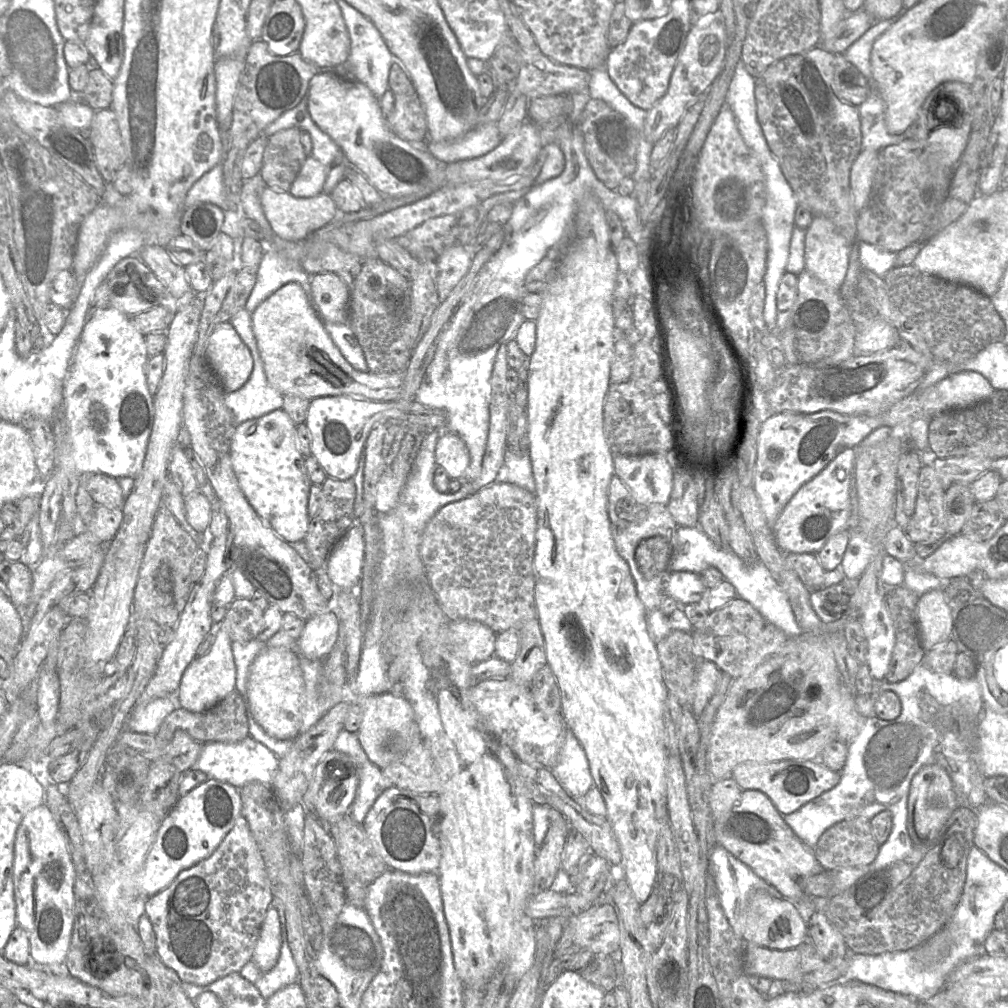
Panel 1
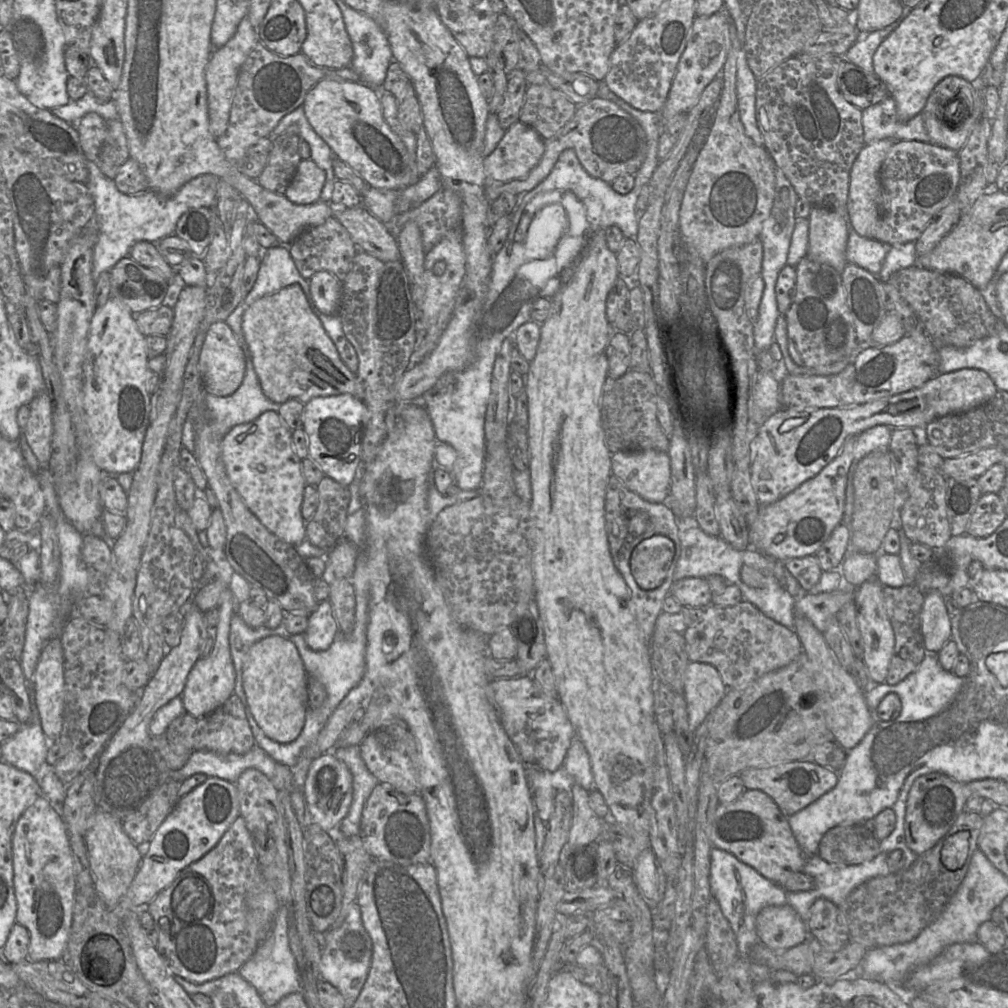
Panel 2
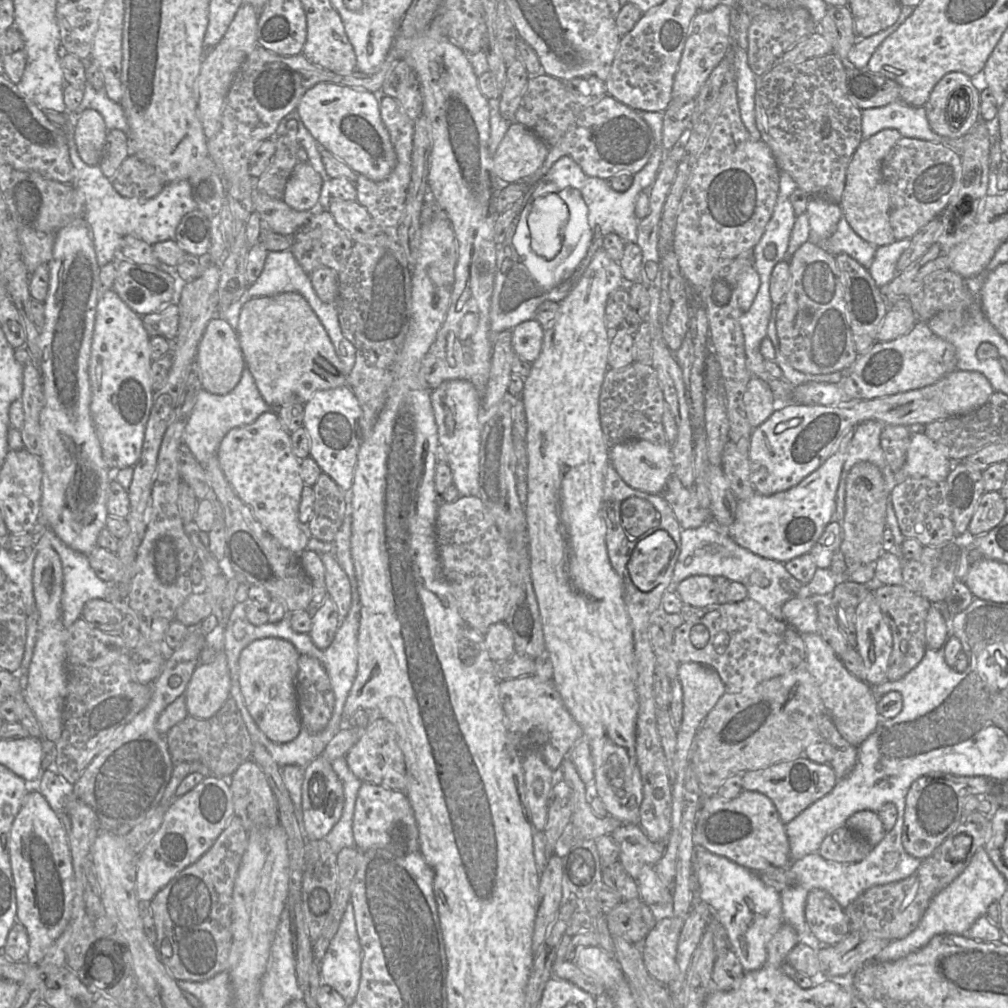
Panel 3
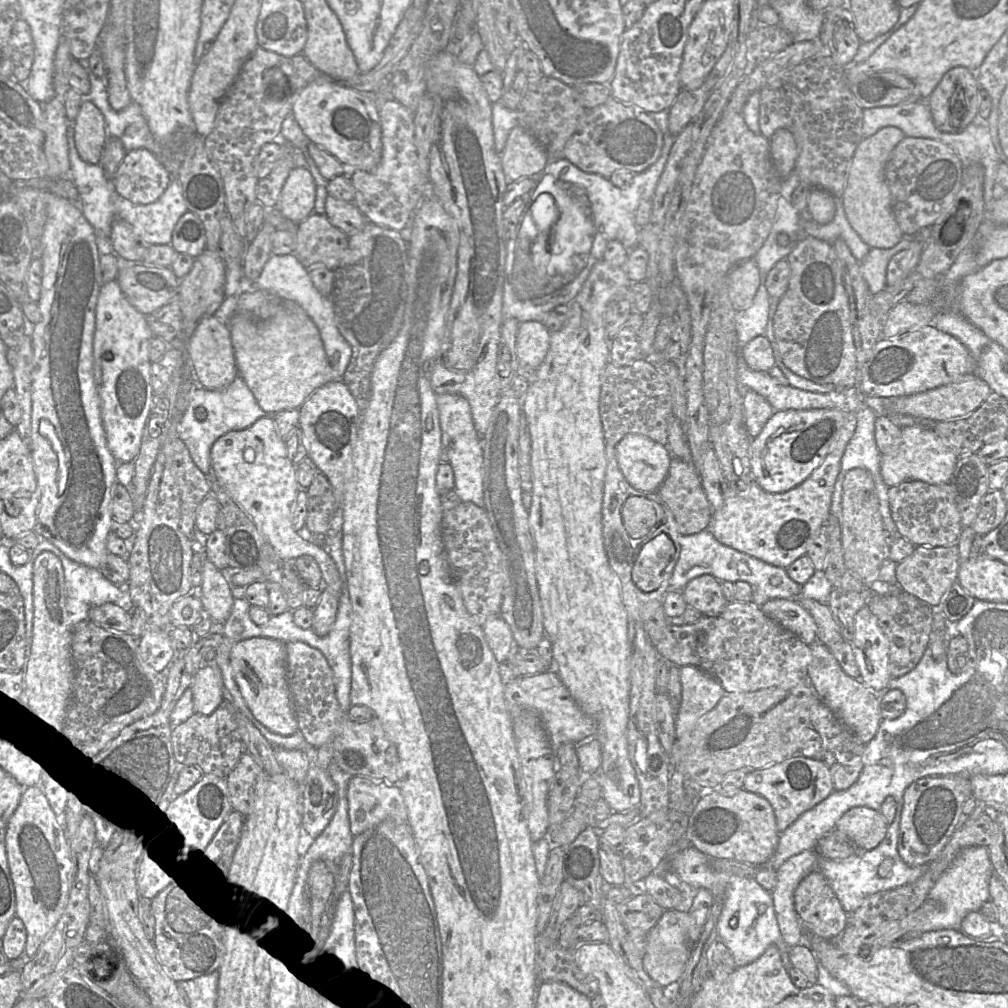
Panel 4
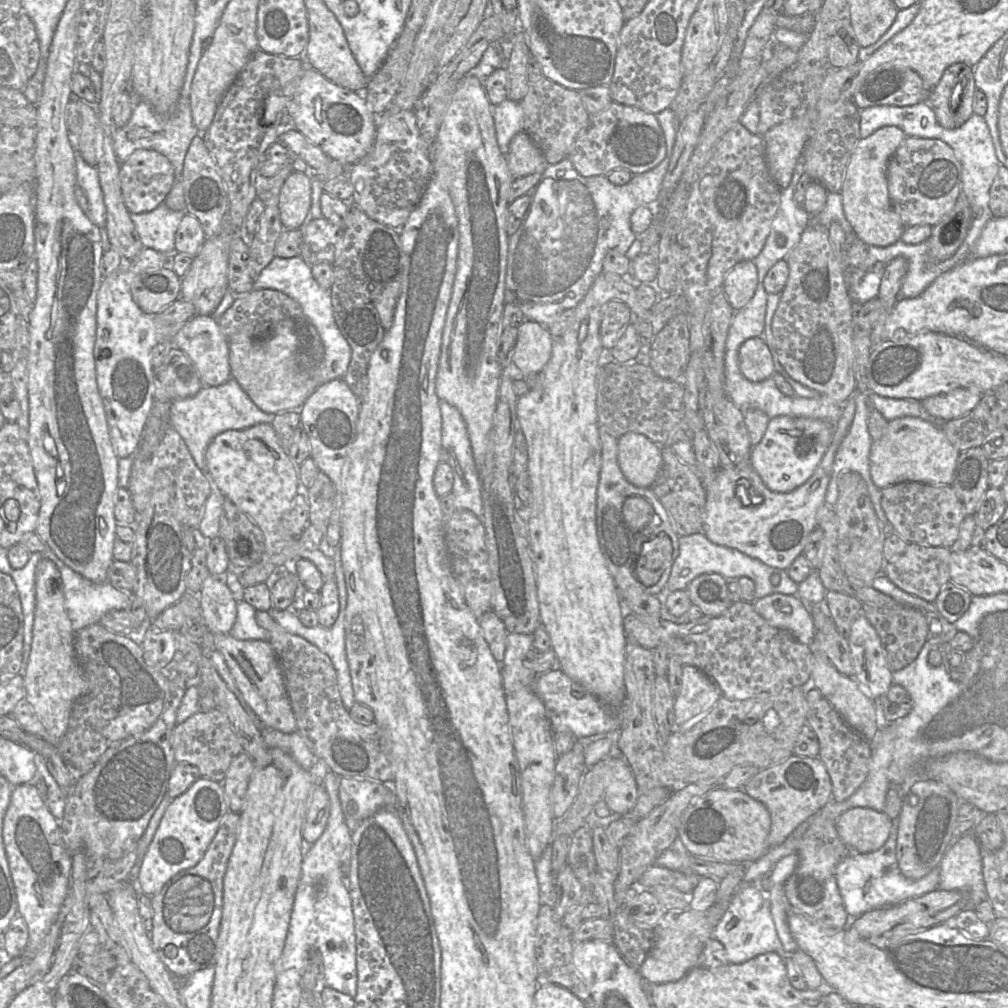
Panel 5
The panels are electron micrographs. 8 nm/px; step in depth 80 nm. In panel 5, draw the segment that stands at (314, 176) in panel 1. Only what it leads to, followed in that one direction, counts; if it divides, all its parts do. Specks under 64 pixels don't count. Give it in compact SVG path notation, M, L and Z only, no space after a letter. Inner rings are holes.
M292 171L284 181L277 204L284 229L299 229L311 220L311 175Z

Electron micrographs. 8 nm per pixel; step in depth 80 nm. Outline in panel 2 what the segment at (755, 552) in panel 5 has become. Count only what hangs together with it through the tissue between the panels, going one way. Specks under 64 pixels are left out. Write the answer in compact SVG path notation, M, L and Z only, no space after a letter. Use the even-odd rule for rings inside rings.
M855 437L848 438L840 453L816 476L780 500L761 505L757 519L750 525L750 547L780 561L816 554L835 527L842 523L854 444Z

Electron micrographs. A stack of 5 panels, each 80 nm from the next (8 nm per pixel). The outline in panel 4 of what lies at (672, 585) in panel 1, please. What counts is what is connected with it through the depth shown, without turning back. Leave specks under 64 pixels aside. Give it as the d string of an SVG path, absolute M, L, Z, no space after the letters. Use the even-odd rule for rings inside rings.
M709 574L692 579L682 590L682 594L686 603L703 616L718 615L728 603L720 581Z

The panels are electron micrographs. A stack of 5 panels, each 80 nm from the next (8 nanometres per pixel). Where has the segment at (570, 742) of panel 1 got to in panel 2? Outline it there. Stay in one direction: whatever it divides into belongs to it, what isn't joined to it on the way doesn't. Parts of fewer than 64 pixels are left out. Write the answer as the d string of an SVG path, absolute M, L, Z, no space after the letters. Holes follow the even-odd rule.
M578 738L572 741L567 751L563 768L573 782L579 784L587 791L595 789L589 754L582 741Z

